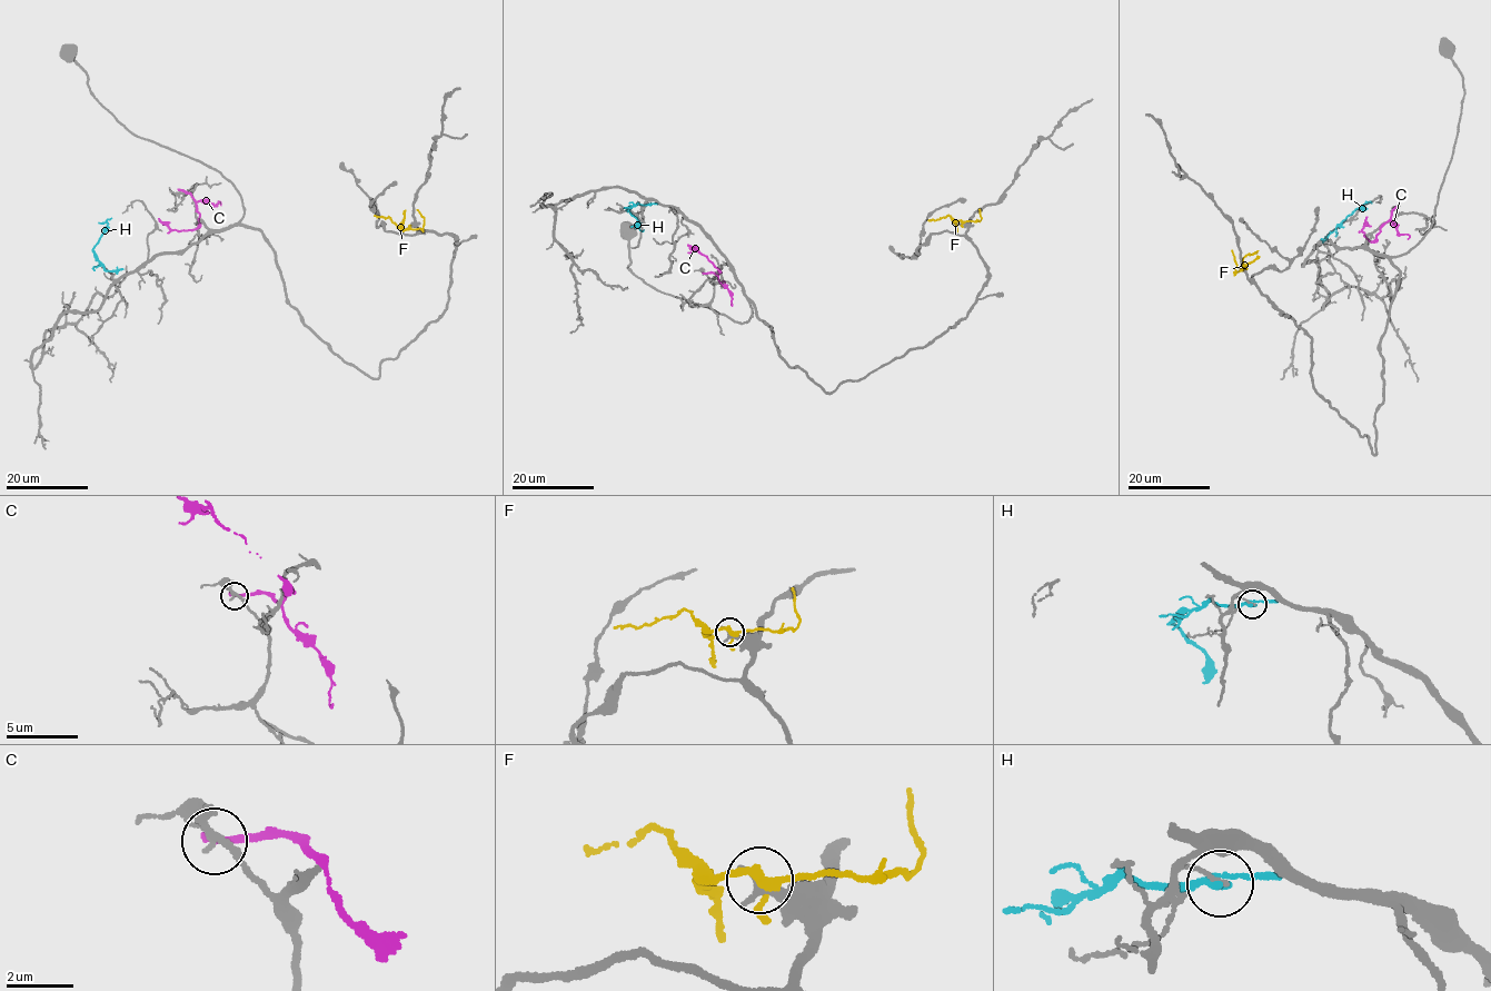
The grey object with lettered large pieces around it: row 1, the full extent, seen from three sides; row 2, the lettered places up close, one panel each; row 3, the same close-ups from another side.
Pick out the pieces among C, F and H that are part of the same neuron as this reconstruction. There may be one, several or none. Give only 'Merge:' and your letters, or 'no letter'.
Merge: no letter

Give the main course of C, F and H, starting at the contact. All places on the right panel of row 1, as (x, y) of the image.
C: (1398, 206), (1373, 240), (1369, 239), (1362, 229), (1367, 217)
F: (1241, 269), (1243, 258), (1258, 250)
H: (1323, 241), (1370, 201)

